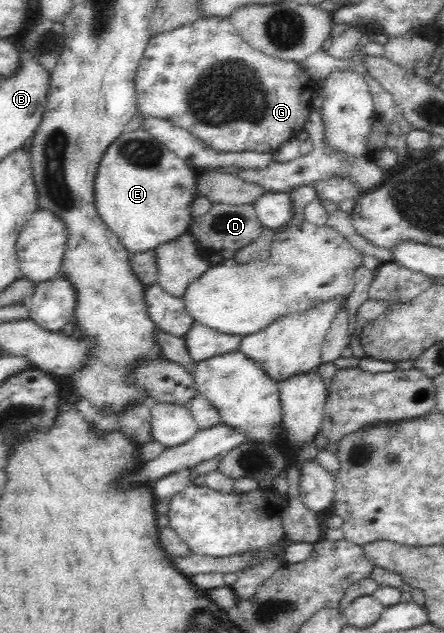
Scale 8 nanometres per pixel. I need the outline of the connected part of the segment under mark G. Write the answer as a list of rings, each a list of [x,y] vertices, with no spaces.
[[[204,17],[178,29],[154,34],[135,75],[138,109],[141,115],[171,121],[222,153],[240,151],[273,152],[302,131],[312,108],[312,78],[300,62],[270,57],[250,47],[228,18]]]

